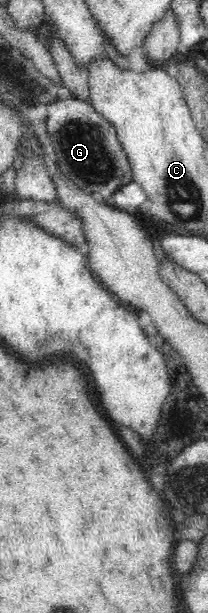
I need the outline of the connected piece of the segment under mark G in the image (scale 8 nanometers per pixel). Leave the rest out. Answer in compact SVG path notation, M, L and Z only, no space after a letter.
M66 98L57 100L47 106L47 133L52 140L52 150L54 150L56 162L59 170L67 178L74 181L74 184L89 195L93 192L100 192L108 201L110 196L132 182L132 167L128 162L128 157L117 139L116 129L101 114L98 114L88 100L79 98Z

